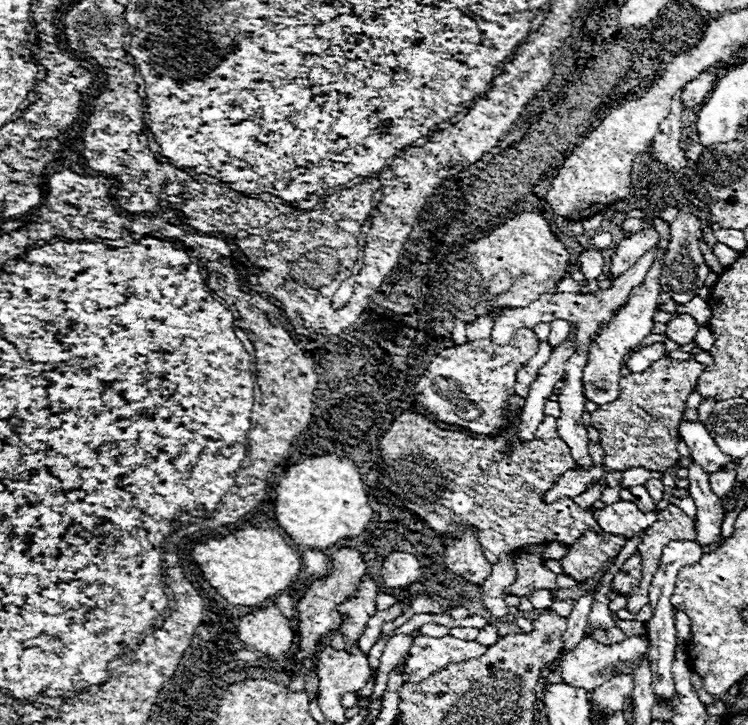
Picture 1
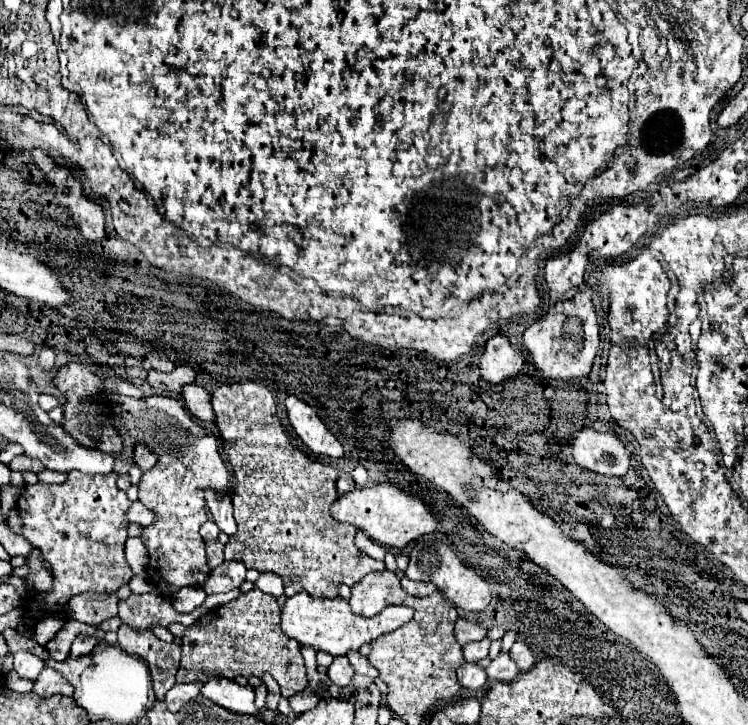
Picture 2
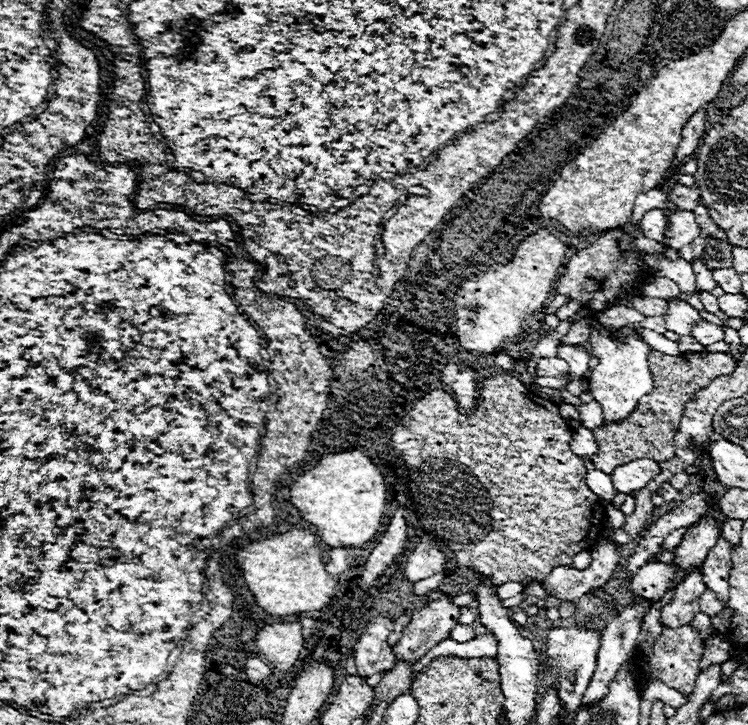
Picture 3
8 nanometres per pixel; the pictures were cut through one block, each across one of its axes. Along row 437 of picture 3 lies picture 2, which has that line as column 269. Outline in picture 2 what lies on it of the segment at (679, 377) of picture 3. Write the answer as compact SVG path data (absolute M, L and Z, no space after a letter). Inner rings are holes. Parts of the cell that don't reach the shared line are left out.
M254 588L214 610L218 610L216 616L204 616L186 629L176 682L206 682L212 676L260 678L270 674L280 684L284 698L290 698L308 686L300 644L280 630L280 606L272 594ZM222 612L232 612L234 616L230 618L230 614Z

